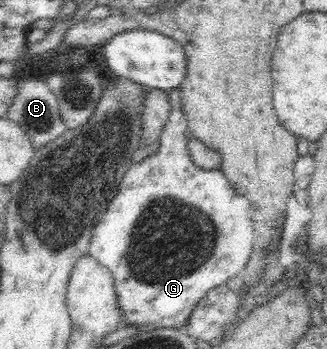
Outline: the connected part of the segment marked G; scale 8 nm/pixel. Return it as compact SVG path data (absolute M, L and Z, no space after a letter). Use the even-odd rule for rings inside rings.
M179 88L169 89L167 96L171 102L171 111L168 115L168 122L162 129L159 140L159 148L152 155L143 158L140 162L131 163L131 167L125 172L123 179L120 181L119 189L109 202L101 221L95 225L92 231L92 239L89 242L89 255L98 263L105 267L112 275L115 283L115 294L119 312L121 312L121 327L129 326L131 328L159 329L173 328L183 330L183 327L189 322L190 314L195 310L202 297L211 292L219 285L227 284L232 278L238 276L249 263L249 257L253 251L254 231L252 226L251 213L252 209L249 200L244 195L239 195L232 188L230 181L220 172L219 169L205 170L197 167L189 155L188 140L188 123L180 104Z

